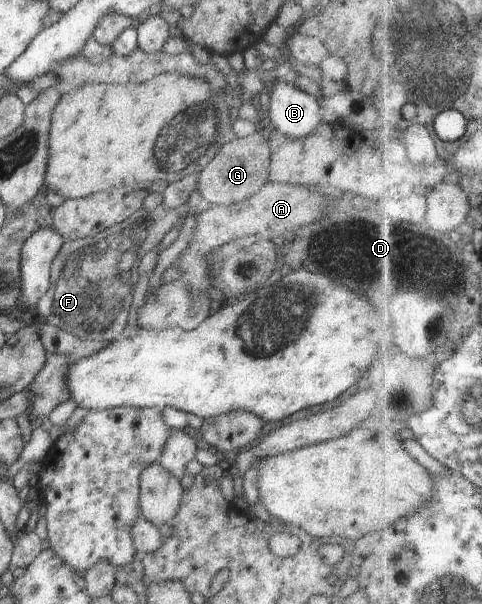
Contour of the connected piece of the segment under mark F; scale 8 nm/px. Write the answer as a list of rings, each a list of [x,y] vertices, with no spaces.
[[[188,203],[174,209],[163,204],[152,211],[140,208],[123,222],[97,233],[91,238],[65,241],[50,264],[50,285],[38,299],[35,316],[68,331],[81,340],[120,339],[126,327],[138,265],[150,249],[182,219],[190,216]]]

